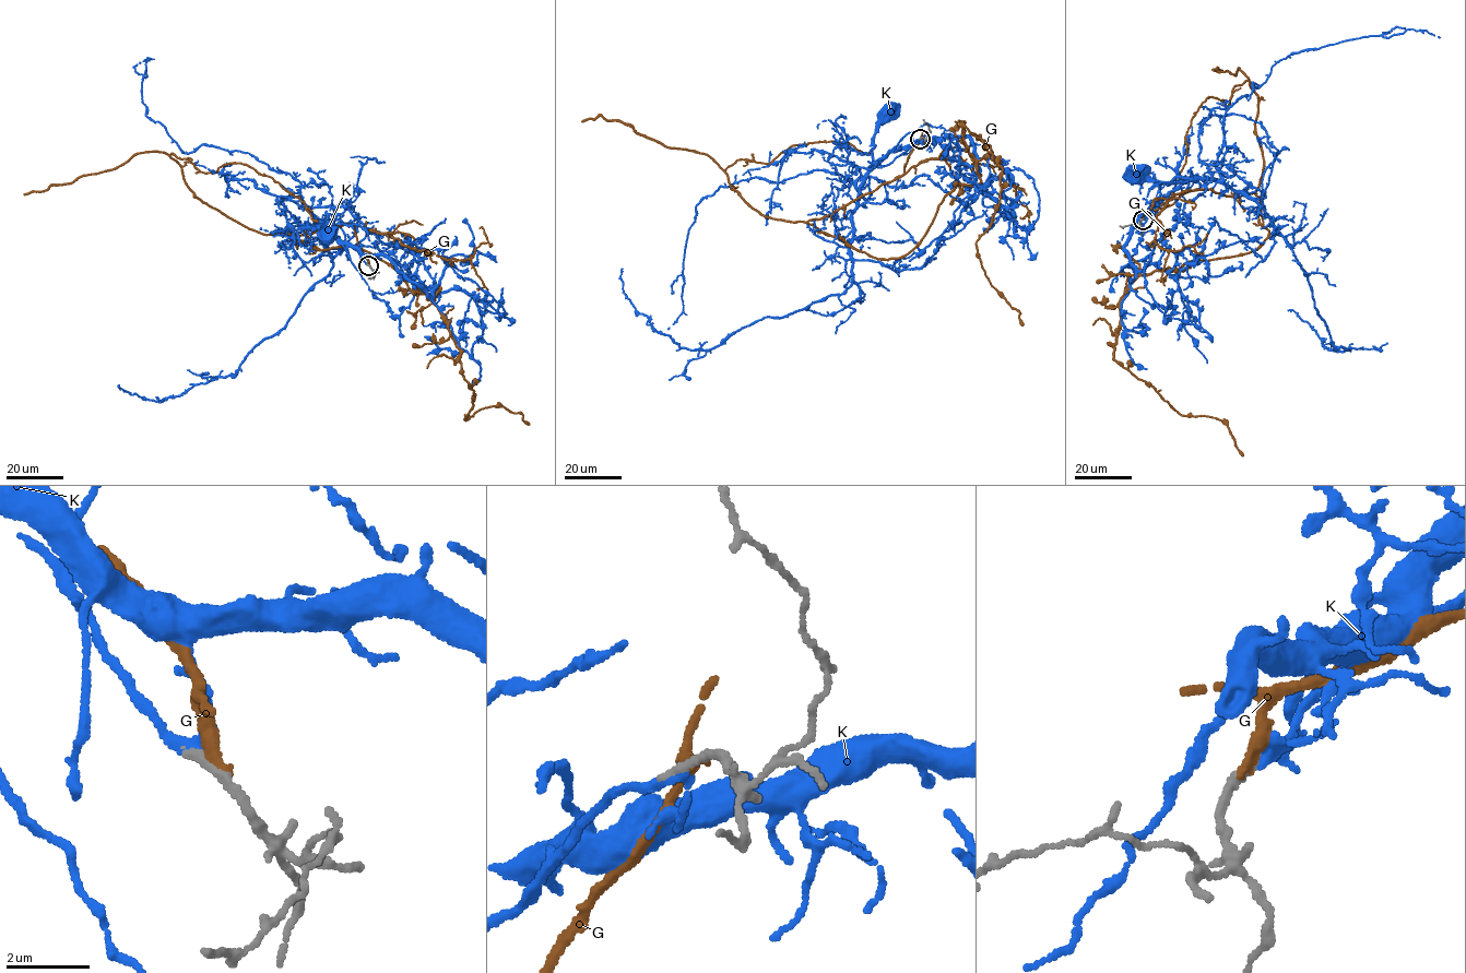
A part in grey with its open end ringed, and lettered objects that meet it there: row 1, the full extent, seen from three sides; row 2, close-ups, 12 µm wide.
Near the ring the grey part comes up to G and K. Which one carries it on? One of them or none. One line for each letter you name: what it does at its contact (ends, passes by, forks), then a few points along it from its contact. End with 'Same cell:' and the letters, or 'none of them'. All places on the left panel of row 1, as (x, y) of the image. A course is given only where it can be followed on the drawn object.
K: It passes by. Its course: (368, 265), (356, 249), (340, 242), (324, 224), (319, 227), (319, 238), (326, 237)
Same cell: K

